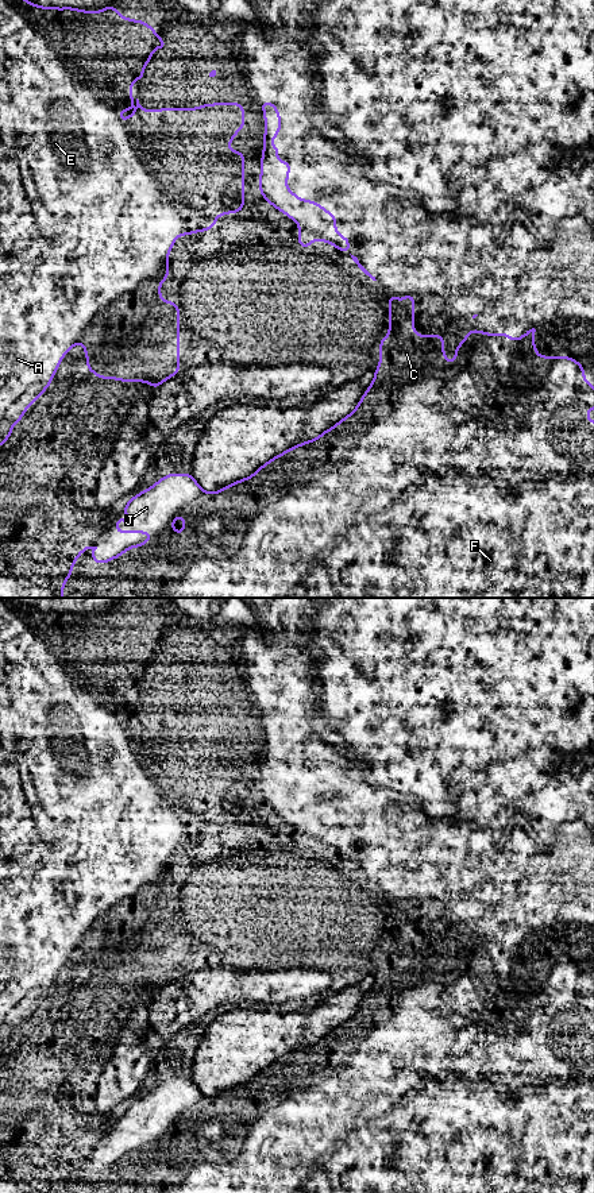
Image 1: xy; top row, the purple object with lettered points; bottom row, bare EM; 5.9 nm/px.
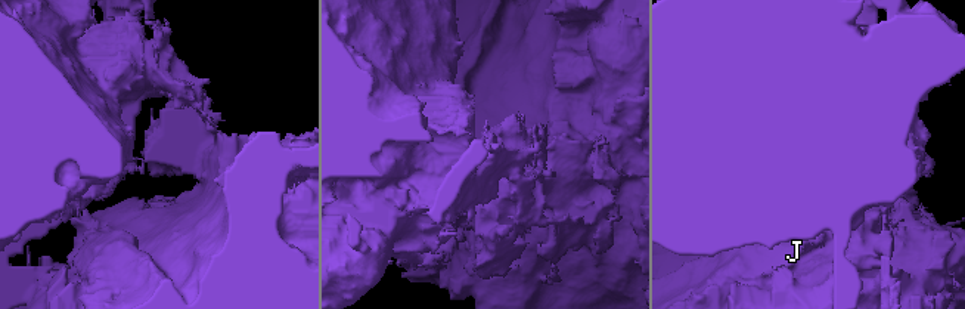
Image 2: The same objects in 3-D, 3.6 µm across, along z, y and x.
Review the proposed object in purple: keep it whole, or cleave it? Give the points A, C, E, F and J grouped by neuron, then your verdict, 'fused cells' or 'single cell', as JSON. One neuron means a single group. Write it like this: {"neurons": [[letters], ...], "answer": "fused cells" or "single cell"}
{"neurons": [["A", "E"], ["C", "F", "J"]], "answer": "fused cells"}

